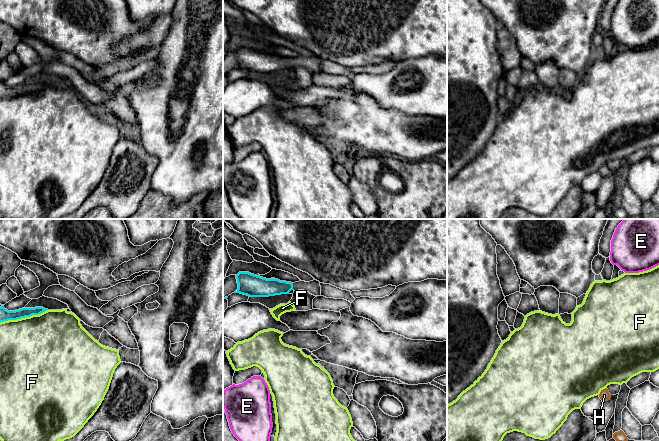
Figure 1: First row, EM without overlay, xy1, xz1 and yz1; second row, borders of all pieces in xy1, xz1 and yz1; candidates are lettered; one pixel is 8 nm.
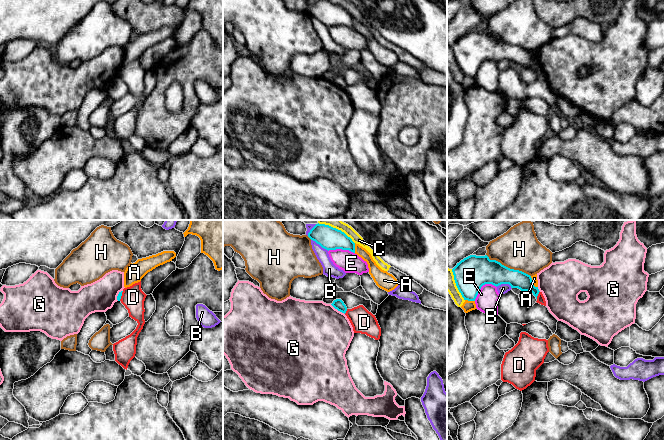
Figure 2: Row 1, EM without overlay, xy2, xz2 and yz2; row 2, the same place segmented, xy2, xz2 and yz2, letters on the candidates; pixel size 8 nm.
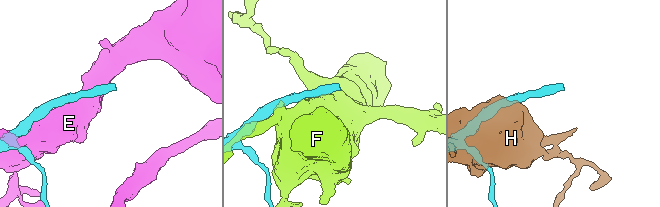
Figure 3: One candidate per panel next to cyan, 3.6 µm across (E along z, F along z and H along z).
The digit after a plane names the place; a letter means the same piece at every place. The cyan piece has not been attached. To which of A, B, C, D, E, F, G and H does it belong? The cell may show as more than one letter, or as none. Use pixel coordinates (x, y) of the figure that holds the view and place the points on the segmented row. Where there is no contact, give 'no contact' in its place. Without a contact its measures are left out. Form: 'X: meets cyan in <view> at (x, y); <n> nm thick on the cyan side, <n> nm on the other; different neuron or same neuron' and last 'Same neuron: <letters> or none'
A: meets cyan in yz2 at (532, 282); 140 nm thick on the cyan side, 50 nm on the other; different neuron
B: meets cyan in xz2 at (320, 245); 190 nm thick on the cyan side, 110 nm on the other; different neuron
C: meets cyan in xz2 at (337, 229); 190 nm thick on the cyan side, 110 nm on the other; different neuron
D: meets cyan in yz2 at (537, 295); 140 nm thick on the cyan side, 60 nm on the other; different neuron
E: meets cyan in yz2 at (482, 285); 280 nm thick on the cyan side, 180 nm on the other; different neuron
F: meets cyan in xy1 at (23, 317); 90 nm thick on the cyan side, 500 nm on the other; different neuron
G: meets cyan in xz2 at (337, 309); 90 nm thick on the cyan side, 500 nm on the other; different neuron
H: meets cyan in yz2 at (507, 267); 240 nm thick on the cyan side, 340 nm on the other; different neuron
Same neuron: none

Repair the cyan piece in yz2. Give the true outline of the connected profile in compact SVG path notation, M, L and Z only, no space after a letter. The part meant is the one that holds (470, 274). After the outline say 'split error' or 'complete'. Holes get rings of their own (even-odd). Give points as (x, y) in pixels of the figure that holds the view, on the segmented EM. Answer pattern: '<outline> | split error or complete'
M470 255L457 263L452 272L459 292L464 300L468 301L475 301L481 287L485 284L492 284L496 287L501 284L509 284L511 288L518 288L521 292L532 292L536 299L540 292L538 287L534 286L530 275L519 270L510 269L496 260L490 260L487 255Z | complete

